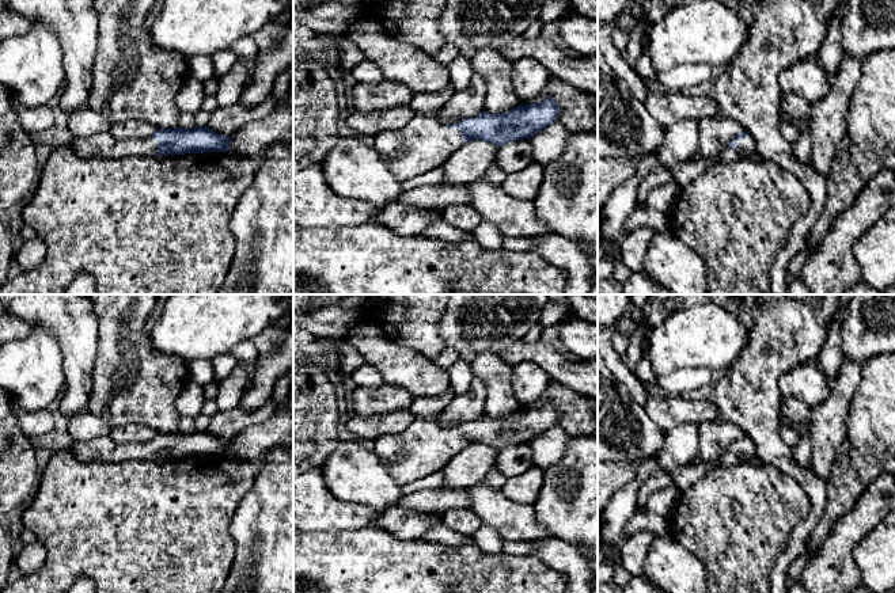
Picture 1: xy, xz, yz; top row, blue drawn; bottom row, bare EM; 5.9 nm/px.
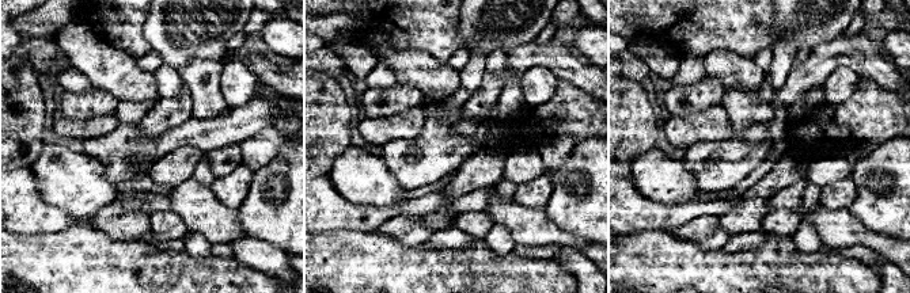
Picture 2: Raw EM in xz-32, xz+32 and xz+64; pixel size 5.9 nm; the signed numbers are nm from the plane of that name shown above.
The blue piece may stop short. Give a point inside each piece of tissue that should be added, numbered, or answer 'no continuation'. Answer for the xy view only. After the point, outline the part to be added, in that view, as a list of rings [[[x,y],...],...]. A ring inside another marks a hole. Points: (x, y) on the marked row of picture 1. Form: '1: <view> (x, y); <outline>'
1: xy (103, 145); [[[109,132],[88,137],[75,137],[72,148],[84,157],[124,159],[128,156],[155,156],[156,138],[118,140]]]

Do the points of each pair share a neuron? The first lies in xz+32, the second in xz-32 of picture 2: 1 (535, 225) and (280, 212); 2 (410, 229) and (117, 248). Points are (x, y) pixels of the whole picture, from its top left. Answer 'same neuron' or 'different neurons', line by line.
1: different neurons
2: different neurons

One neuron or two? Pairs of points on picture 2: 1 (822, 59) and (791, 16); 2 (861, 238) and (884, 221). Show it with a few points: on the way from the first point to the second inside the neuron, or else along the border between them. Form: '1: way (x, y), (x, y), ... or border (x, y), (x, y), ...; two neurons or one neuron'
1: border (842, 34), (823, 41), (808, 50); two neurons
2: border (848, 209), (869, 229), (895, 239); two neurons

